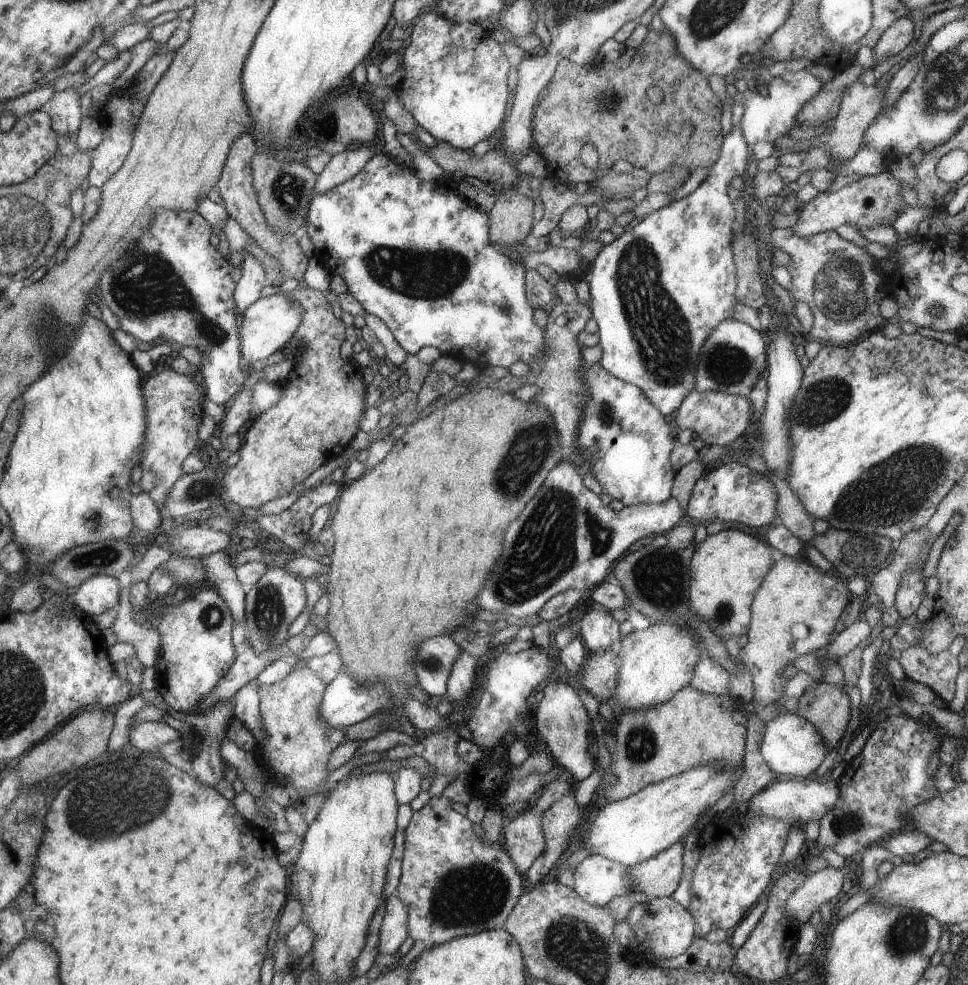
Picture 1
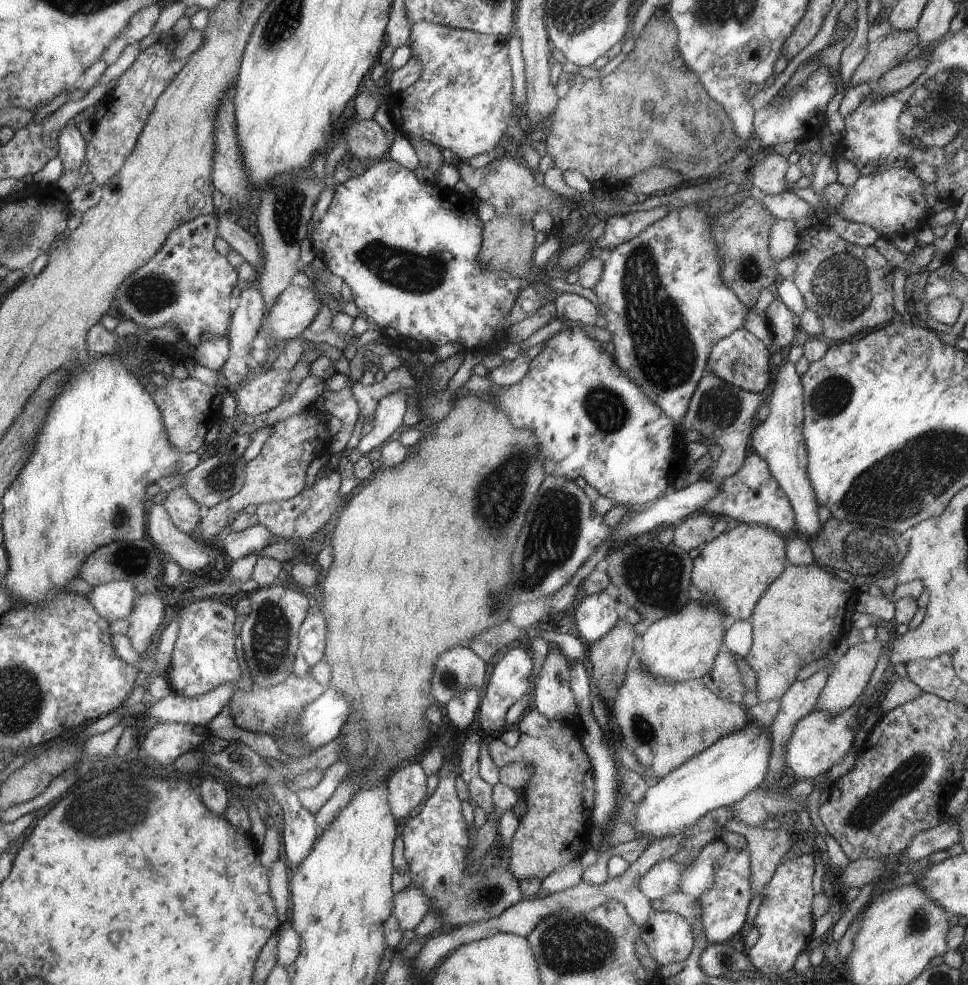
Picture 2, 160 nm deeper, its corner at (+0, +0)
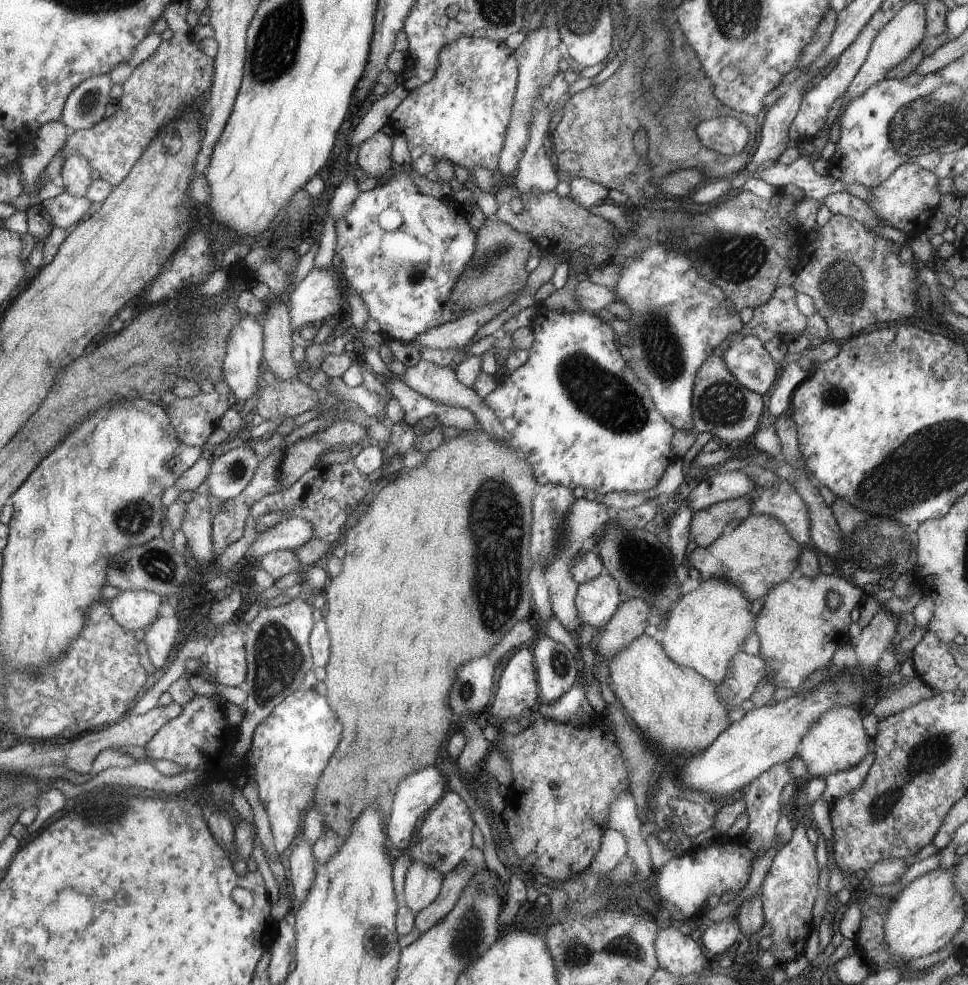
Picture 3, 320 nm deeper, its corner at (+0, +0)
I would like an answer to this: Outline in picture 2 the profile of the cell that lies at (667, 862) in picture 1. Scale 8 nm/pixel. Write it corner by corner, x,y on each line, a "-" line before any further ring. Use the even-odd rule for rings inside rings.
717,838
714,842
705,845
700,850
700,855
694,858
694,862
688,864
681,878
681,890
684,894
690,894
695,899
708,892
715,879
715,862
726,854
728,844

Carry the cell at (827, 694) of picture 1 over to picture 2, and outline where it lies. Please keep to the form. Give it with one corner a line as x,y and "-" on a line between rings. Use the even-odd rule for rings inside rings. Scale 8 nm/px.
860,642
851,646
841,657
835,662
833,669
829,671
829,675
818,698
815,710
823,710
837,715
839,712
845,711
849,706
865,690
866,685
876,668
878,658
883,654
885,648
882,648
878,642

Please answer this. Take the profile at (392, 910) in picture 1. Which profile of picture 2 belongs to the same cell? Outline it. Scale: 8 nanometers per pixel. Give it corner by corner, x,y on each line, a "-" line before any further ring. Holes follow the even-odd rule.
410,884
396,895
393,915
403,931
414,929
430,911
430,903
422,888

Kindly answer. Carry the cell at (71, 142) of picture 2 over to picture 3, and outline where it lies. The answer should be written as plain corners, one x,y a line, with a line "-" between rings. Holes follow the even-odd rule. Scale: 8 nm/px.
75,154
64,161
58,182
64,186
66,193
84,197
93,181
90,177
92,171
93,168
86,158

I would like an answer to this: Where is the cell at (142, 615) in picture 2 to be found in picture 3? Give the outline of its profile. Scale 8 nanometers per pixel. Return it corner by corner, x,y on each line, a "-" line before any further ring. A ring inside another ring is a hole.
160,615
151,625
145,629
145,639
148,646
148,654
154,668
163,673
168,666
170,652
180,636
180,622
178,618
168,618

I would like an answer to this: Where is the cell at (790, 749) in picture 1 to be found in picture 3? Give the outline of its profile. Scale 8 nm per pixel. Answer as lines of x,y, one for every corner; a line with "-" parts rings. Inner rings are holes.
838,707
825,712
801,740
800,758
808,766
809,776
827,777
837,772
849,771
871,760
873,754
872,737
862,725
862,714
856,707

